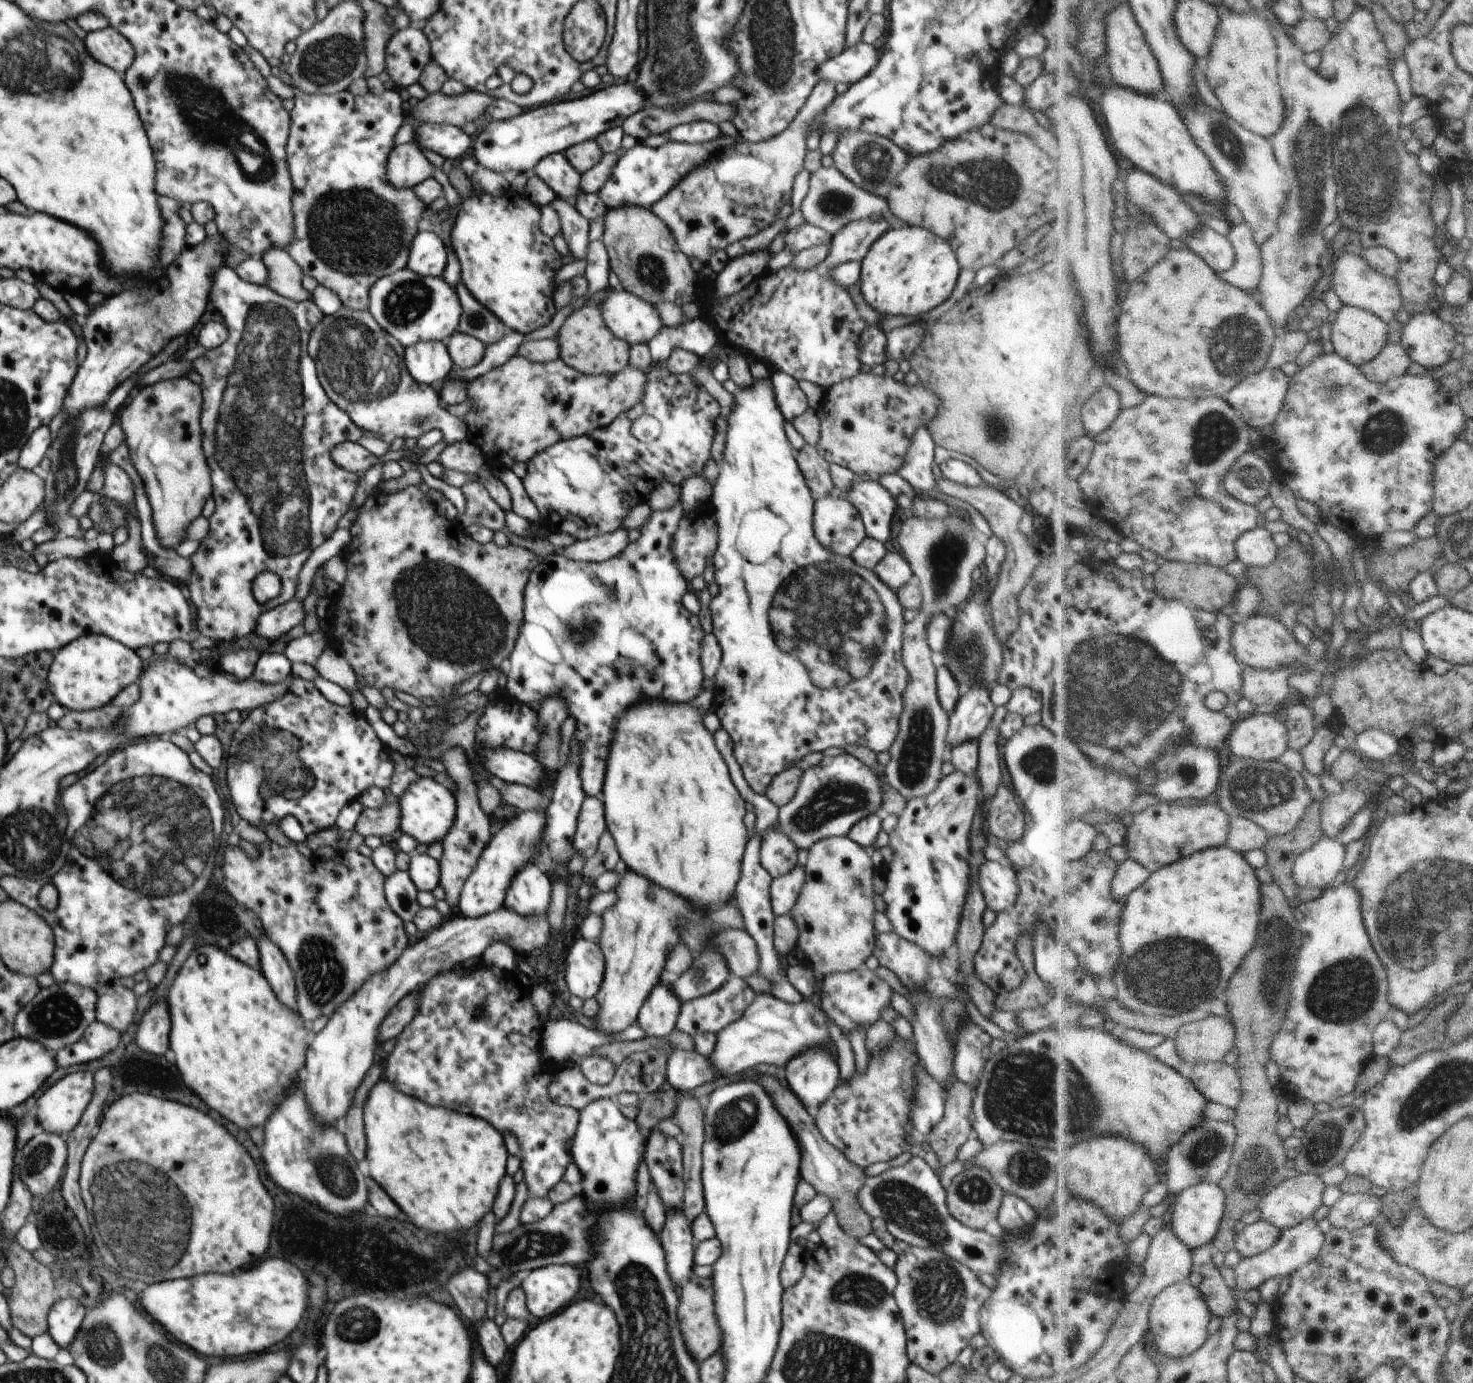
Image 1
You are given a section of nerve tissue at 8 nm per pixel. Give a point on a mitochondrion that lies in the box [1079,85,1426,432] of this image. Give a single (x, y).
(1379, 193)

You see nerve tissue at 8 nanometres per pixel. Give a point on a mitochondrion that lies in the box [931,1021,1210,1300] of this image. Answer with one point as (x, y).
(1026, 1094)

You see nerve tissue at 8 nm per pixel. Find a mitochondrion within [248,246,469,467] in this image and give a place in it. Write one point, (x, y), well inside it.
(346, 347)

